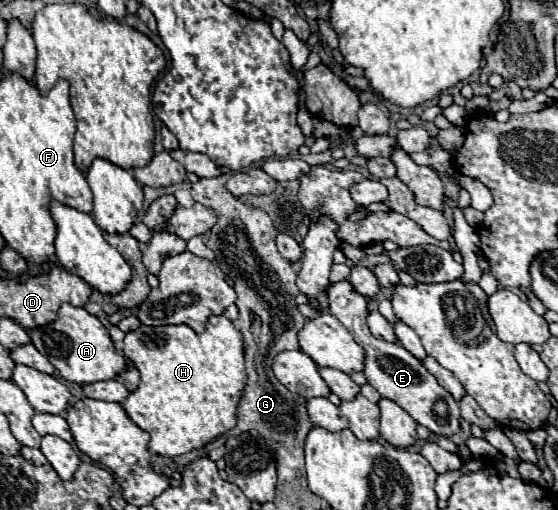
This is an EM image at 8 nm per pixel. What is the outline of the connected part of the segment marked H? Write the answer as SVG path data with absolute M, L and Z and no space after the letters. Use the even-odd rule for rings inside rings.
M213 316L213 318L209 318L203 334L195 334L195 332L189 330L189 326L185 326L185 324L181 324L181 326L155 326L155 328L151 328L151 326L141 326L139 330L127 332L121 350L123 350L123 356L129 358L129 360L137 366L137 370L141 372L141 382L139 382L137 390L131 392L131 394L127 396L127 400L125 400L121 406L123 406L123 410L127 412L127 416L131 418L131 422L133 422L135 426L139 426L141 430L145 430L145 432L151 436L149 446L147 446L151 454L159 454L159 456L165 456L165 458L175 458L175 456L181 456L181 454L185 454L185 452L197 450L197 448L205 446L207 442L211 442L213 438L217 438L217 436L221 436L221 434L227 434L229 430L235 428L235 424L237 424L237 414L235 414L235 410L237 410L237 404L239 404L243 386L245 386L245 382L247 382L247 374L245 374L245 358L243 358L243 338L241 338L241 334L233 328L233 324L231 324L225 316Z

